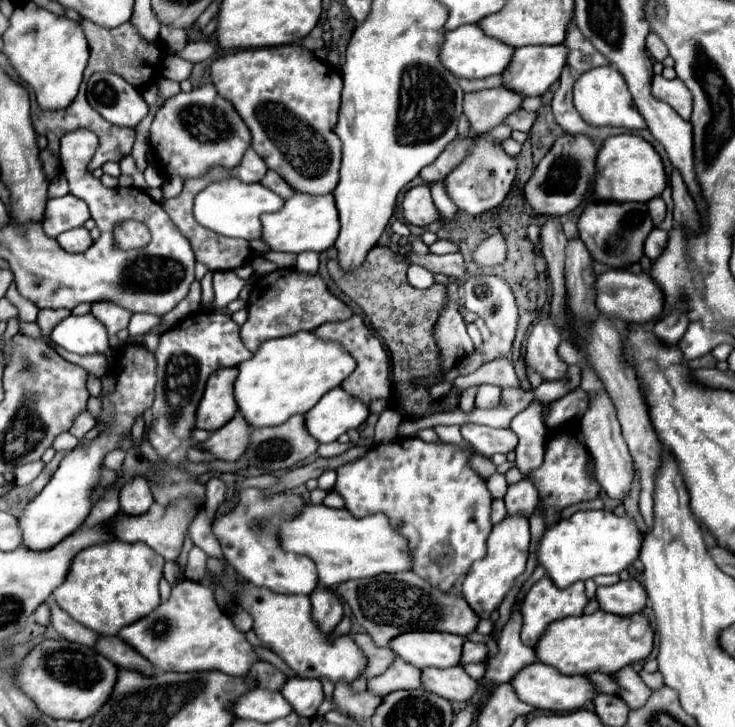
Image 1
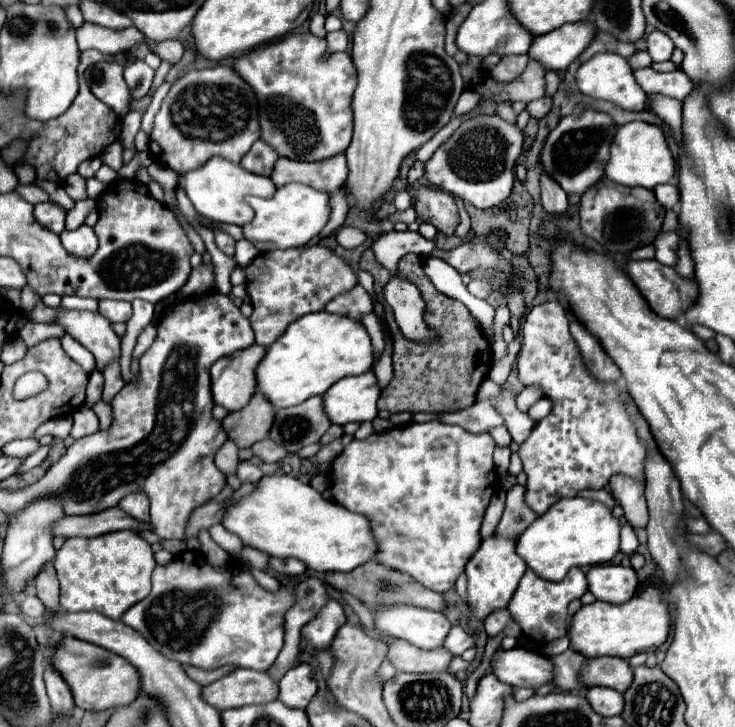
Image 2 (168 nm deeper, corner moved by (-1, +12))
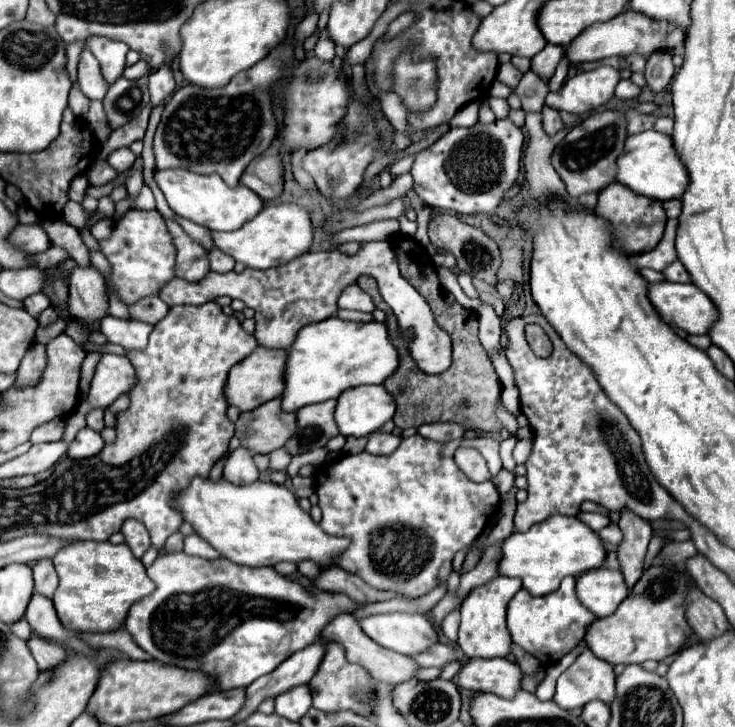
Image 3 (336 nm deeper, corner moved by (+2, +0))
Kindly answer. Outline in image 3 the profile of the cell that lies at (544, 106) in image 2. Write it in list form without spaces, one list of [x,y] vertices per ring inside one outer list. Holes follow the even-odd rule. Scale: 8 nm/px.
[[[545,106],[541,114],[543,114],[543,128],[545,128],[545,132],[547,132],[549,136],[553,136],[553,134],[557,134],[559,130],[565,128],[565,124],[563,124],[563,120],[561,120],[561,116],[559,116],[557,110]]]

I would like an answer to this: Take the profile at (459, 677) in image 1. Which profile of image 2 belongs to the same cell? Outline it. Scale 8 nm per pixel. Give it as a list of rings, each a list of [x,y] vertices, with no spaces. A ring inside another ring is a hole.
[[[404,640],[388,642],[388,658],[400,672],[448,672],[454,658],[446,648],[436,648],[434,652],[424,652]]]

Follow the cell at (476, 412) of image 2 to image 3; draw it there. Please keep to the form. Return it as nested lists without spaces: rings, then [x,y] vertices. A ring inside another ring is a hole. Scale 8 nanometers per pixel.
[[[425,424],[421,428],[417,428],[417,432],[425,438],[431,438],[431,440],[437,440],[437,442],[449,442],[449,440],[457,440],[463,436],[463,428],[459,424]]]

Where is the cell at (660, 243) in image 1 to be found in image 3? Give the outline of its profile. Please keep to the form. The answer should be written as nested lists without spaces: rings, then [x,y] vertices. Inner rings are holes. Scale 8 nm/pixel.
[[[681,262],[669,264],[669,268],[665,268],[663,274],[669,282],[691,282],[691,276],[689,276],[689,272],[685,270],[685,266]]]

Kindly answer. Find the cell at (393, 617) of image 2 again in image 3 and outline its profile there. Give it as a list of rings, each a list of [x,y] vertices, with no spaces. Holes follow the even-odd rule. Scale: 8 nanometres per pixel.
[[[375,614],[361,618],[359,626],[371,640],[381,644],[383,648],[391,648],[407,656],[425,652],[429,644],[435,644],[439,640],[433,624],[427,620],[427,616],[421,614]]]

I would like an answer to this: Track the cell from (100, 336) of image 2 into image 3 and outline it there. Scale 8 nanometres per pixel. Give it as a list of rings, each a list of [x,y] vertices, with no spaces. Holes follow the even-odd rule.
[[[103,354],[97,364],[95,378],[91,382],[91,392],[71,414],[63,440],[73,442],[77,432],[81,428],[85,428],[85,418],[91,410],[107,408],[121,394],[129,394],[135,384],[137,384],[137,374],[135,374],[135,368],[131,366],[131,362],[127,360],[127,356]]]

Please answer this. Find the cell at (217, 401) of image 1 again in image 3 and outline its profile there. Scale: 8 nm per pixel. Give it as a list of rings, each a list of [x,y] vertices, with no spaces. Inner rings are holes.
[[[259,346],[245,360],[241,360],[237,366],[231,368],[229,380],[225,386],[227,402],[237,406],[241,412],[245,412],[261,406],[265,400],[273,400],[281,396],[285,388],[285,362],[287,362],[287,350],[271,350],[271,348]]]

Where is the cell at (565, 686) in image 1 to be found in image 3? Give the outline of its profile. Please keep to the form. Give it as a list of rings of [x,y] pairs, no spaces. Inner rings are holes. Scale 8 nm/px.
[[[471,658],[457,674],[461,688],[491,692],[501,698],[513,698],[521,690],[521,678],[521,668],[509,658]]]

